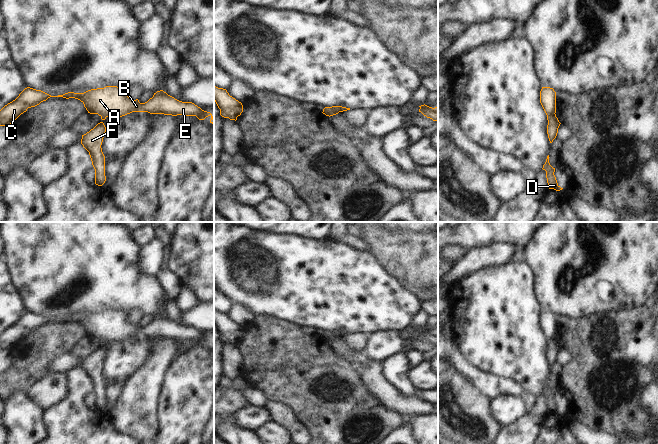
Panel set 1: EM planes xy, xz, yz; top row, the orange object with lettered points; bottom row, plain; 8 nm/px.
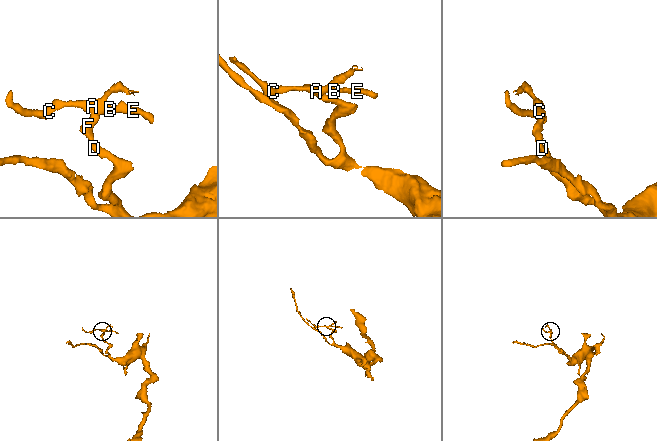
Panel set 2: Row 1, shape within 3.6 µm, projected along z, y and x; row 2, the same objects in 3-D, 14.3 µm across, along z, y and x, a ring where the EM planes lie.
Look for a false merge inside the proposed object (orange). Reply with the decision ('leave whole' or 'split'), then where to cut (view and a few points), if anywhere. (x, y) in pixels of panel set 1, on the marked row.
split; cut in xz along (328, 107), (338, 112)

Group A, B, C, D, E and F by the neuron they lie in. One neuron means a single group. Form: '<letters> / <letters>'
A B C E / D F

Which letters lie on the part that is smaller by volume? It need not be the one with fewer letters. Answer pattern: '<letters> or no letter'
A, B, C, E.

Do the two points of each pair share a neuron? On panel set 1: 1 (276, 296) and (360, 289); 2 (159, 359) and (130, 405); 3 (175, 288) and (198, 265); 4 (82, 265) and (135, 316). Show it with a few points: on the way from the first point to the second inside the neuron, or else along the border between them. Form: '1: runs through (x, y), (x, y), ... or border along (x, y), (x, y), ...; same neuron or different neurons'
1: runs through (297, 289), (339, 289); same neuron
2: runs through (153, 370), (140, 394); same neuron
3: border along (165, 267), (178, 278), (183, 287); different neurons
4: border along (128, 312), (139, 310), (143, 314); different neurons

